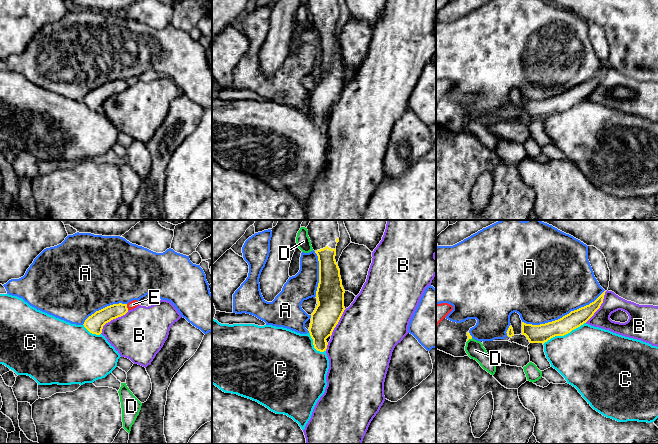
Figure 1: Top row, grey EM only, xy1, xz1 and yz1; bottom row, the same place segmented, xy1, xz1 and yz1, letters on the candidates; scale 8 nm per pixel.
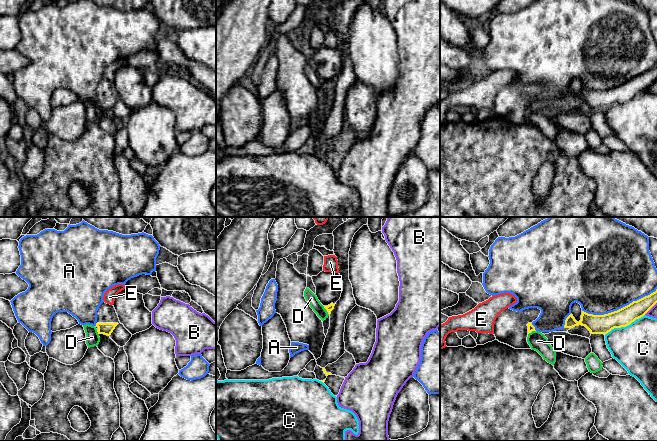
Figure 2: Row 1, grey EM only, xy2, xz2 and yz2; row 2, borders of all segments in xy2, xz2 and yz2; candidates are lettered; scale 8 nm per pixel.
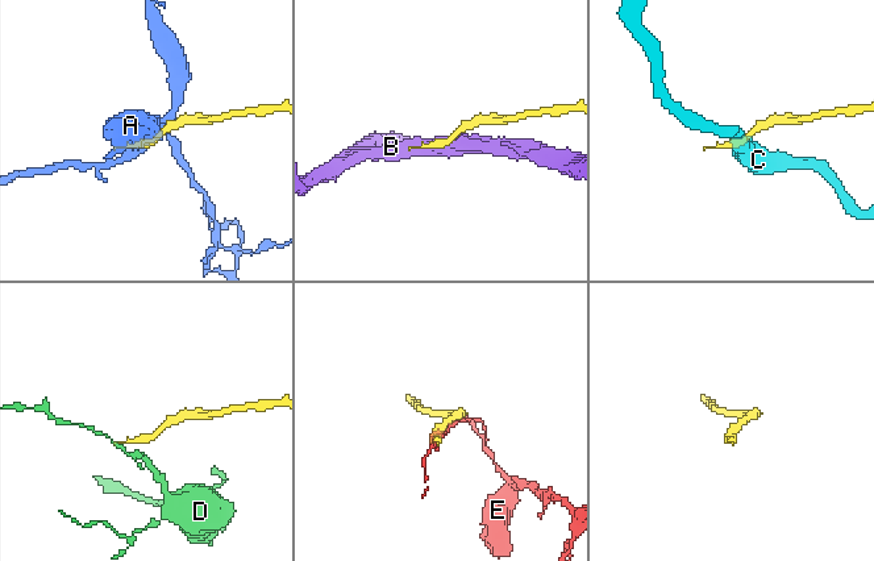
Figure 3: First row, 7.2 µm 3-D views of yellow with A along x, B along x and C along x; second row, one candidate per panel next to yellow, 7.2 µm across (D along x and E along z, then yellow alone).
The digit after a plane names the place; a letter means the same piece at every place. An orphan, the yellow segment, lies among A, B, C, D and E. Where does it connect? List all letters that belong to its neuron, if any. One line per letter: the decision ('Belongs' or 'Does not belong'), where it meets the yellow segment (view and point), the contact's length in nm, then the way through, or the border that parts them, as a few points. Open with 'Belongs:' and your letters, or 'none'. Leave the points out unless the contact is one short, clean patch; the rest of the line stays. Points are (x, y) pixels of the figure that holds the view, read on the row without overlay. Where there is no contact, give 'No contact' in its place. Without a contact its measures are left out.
Belongs: none
A: Does not belong. Touches yellow at yz1 (563, 92). Shared border 700 nm
B: Does not belong. Touches yellow at xy1 (112, 95). Shared border 300 nm
C: Does not belong. Touches yellow at yz1 (564, 110). Shared border 380 nm. Boundary: yz1 (585, 98), (563, 111), (551, 113), (543, 120)
D: Does not belong. Touches yellow at xz2 (325, 84). Shared border 50 nm. Boundary: xz2 (323, 82), (327, 86)
E: Does not belong. Touches yellow at xy1 (126, 83). Shared border 50 nm

